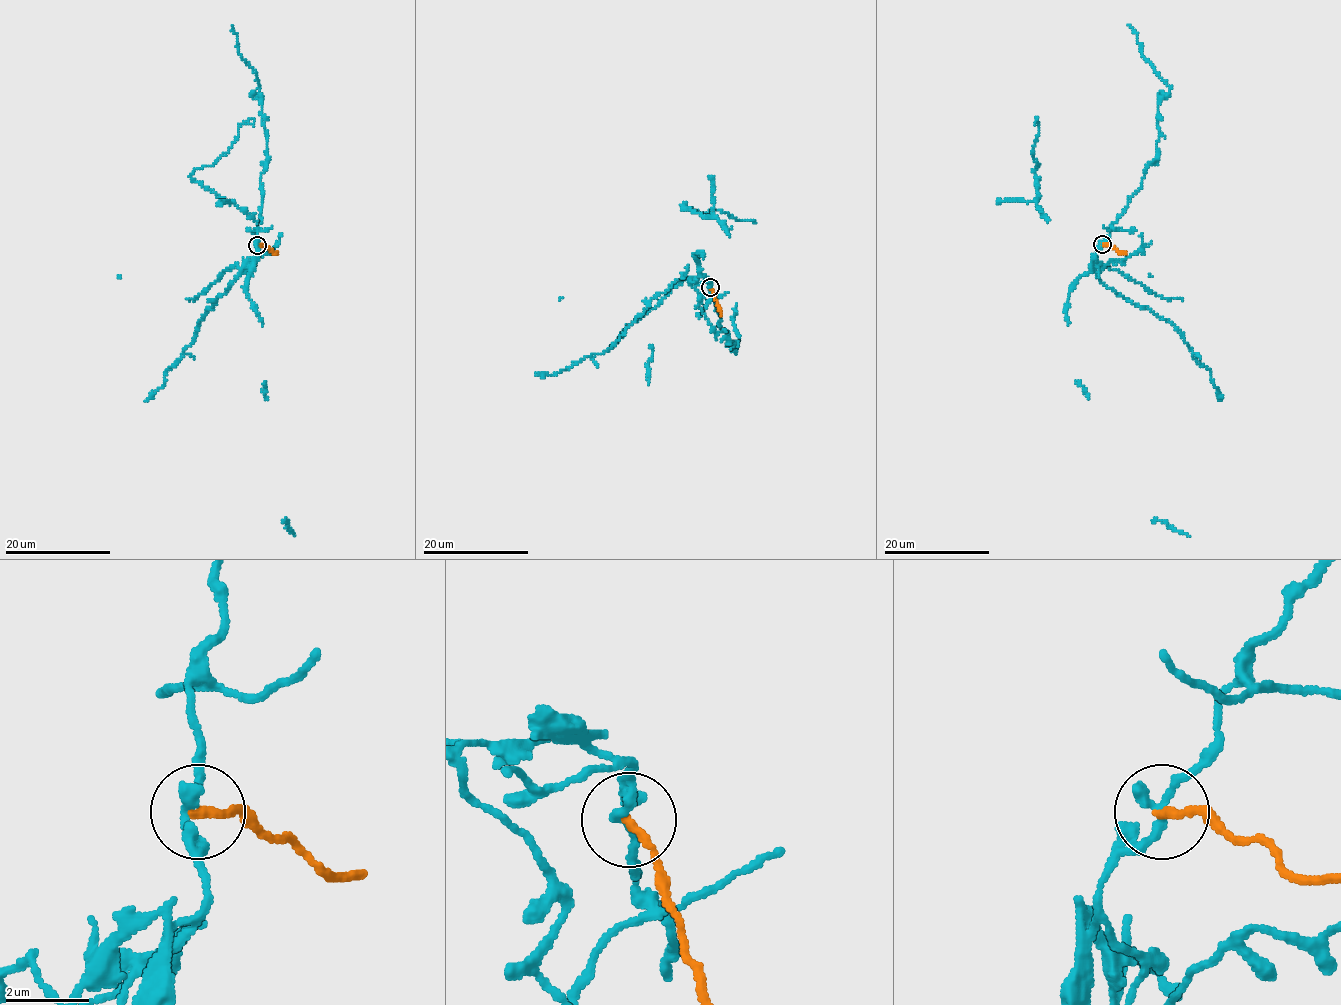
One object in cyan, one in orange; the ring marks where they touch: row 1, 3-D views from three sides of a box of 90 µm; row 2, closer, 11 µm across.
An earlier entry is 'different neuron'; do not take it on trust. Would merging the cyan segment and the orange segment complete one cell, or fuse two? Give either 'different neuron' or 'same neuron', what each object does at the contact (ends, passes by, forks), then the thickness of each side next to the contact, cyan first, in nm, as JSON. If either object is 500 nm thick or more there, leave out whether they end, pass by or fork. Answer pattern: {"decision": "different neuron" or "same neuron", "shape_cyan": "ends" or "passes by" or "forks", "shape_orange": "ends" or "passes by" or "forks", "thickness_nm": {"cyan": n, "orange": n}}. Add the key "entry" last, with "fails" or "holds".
{"decision": "different neuron", "shape_cyan": "passes by", "shape_orange": "ends", "thickness_nm": {"cyan": 280, "orange": 200}, "entry": "holds"}

